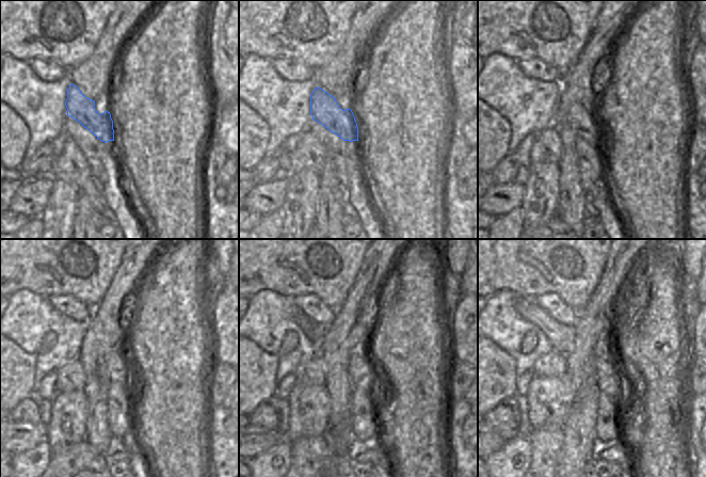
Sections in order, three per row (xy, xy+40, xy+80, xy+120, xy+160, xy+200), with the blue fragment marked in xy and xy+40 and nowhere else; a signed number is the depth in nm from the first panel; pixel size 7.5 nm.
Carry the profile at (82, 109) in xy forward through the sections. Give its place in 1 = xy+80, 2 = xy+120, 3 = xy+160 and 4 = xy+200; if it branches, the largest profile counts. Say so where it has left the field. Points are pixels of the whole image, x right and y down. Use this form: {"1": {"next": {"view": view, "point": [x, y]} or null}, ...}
{"1": {"next": {"view": "xy+80", "point": [589, 126]}}, "2": {"next": {"view": "xy+120", "point": [119, 367]}}, "3": {"next": {"view": "xy+160", "point": [363, 369]}}, "4": {"next": {"view": "xy+200", "point": [610, 376]}}}

